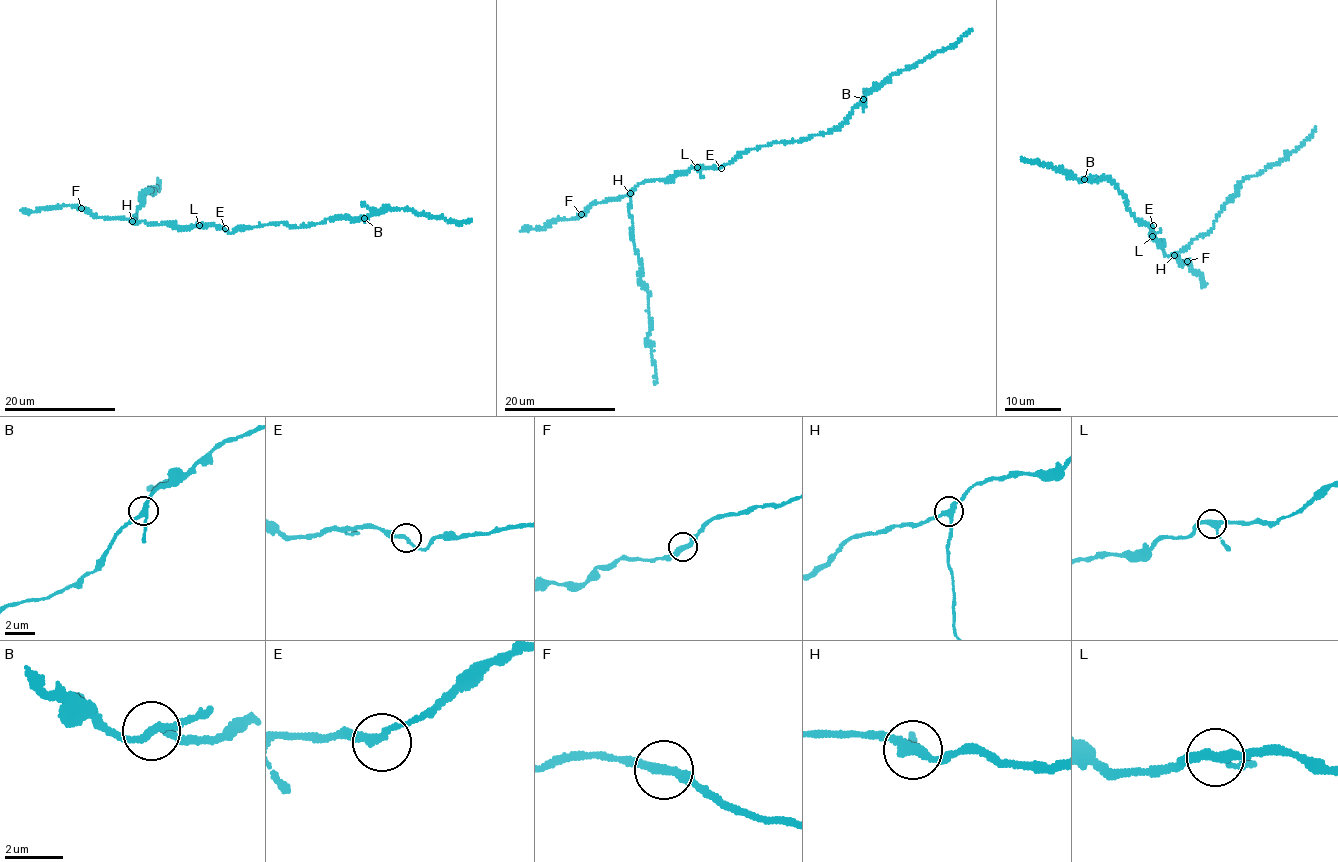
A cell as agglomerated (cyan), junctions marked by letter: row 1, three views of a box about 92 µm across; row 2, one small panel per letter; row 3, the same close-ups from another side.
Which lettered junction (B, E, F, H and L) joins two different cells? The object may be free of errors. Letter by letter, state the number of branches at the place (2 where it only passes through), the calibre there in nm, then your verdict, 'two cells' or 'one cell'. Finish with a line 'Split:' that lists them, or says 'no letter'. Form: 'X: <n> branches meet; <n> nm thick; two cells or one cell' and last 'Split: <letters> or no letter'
B: 3 branches meet; 240 nm thick; one cell
E: 2 branches meet; 240 nm thick; one cell
F: 2 branches meet; 320 nm thick; one cell
H: 3 branches meet; 260 nm thick; two cells
L: 3 branches meet; 280 nm thick; one cell
Split: H

